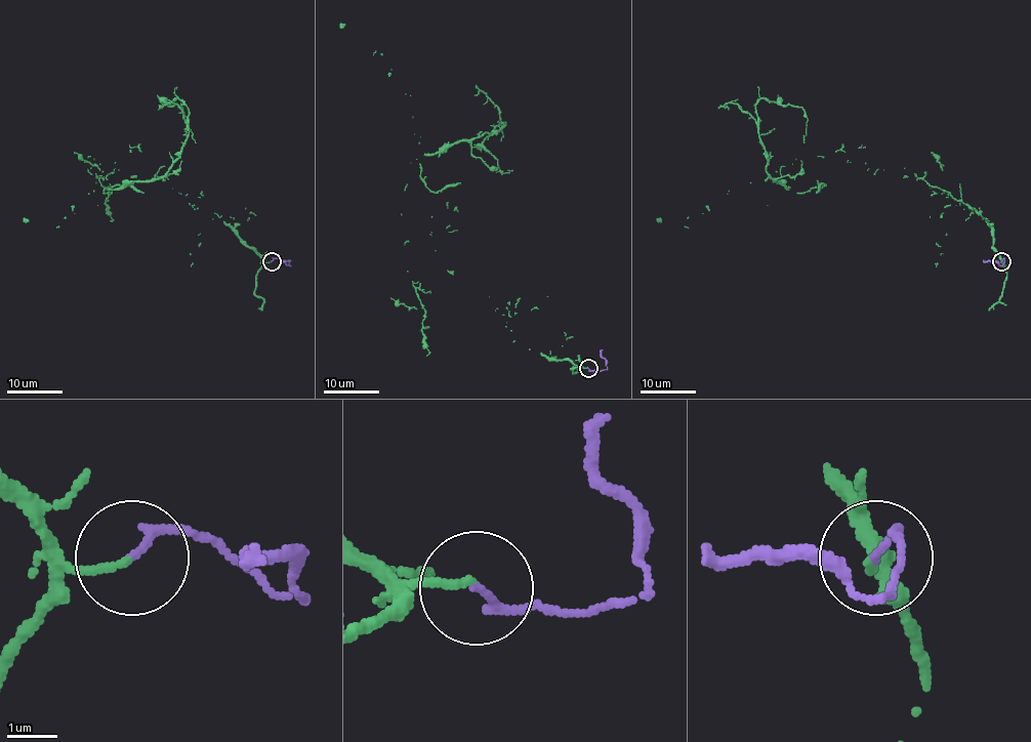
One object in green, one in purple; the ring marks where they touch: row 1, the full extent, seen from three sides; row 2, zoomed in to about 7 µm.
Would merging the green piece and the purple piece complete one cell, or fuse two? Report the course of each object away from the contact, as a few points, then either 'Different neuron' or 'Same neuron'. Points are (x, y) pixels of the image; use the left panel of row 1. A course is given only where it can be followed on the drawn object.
Course of green: (271, 261), (187, 195), (115, 162), (104, 192), (165, 174), (189, 132), (186, 107), (167, 100), (196, 142). Course of purple: (272, 261), (280, 258), (289, 265), (285, 260). Same neuron

